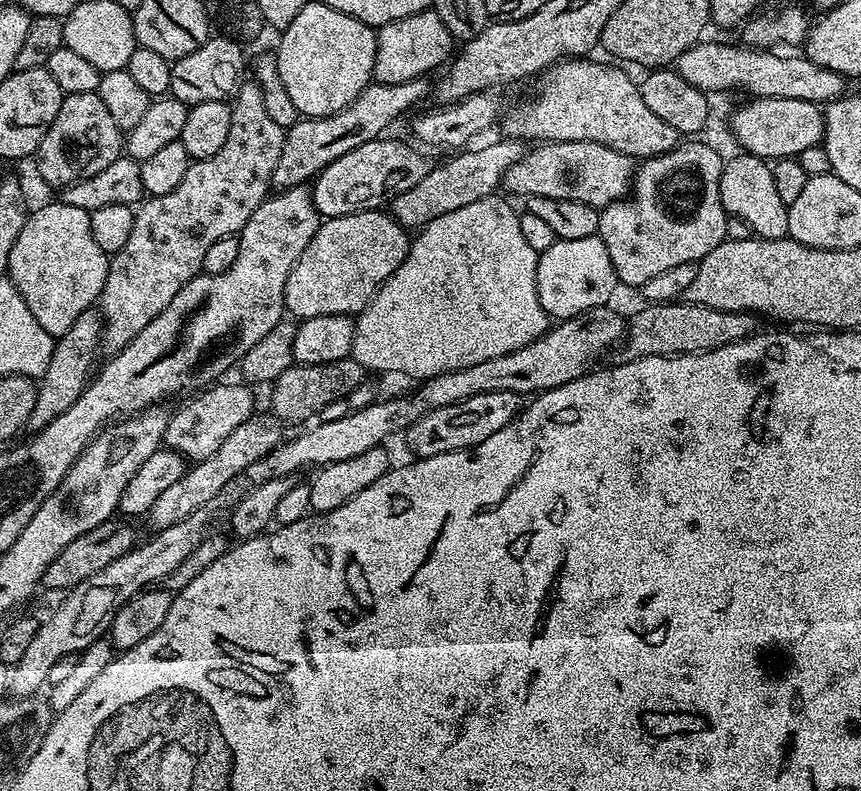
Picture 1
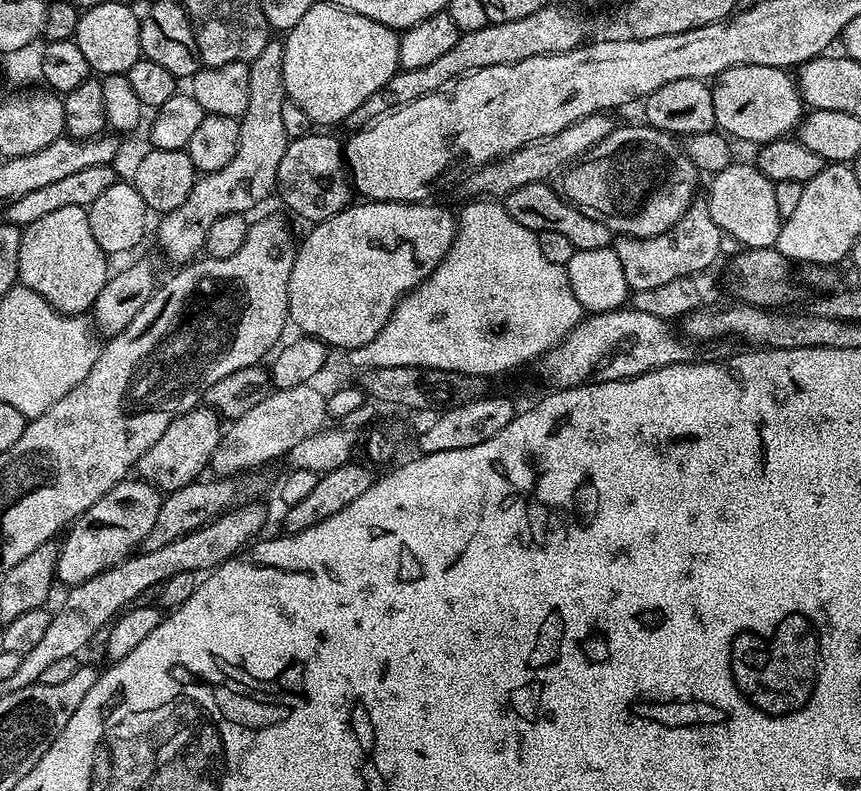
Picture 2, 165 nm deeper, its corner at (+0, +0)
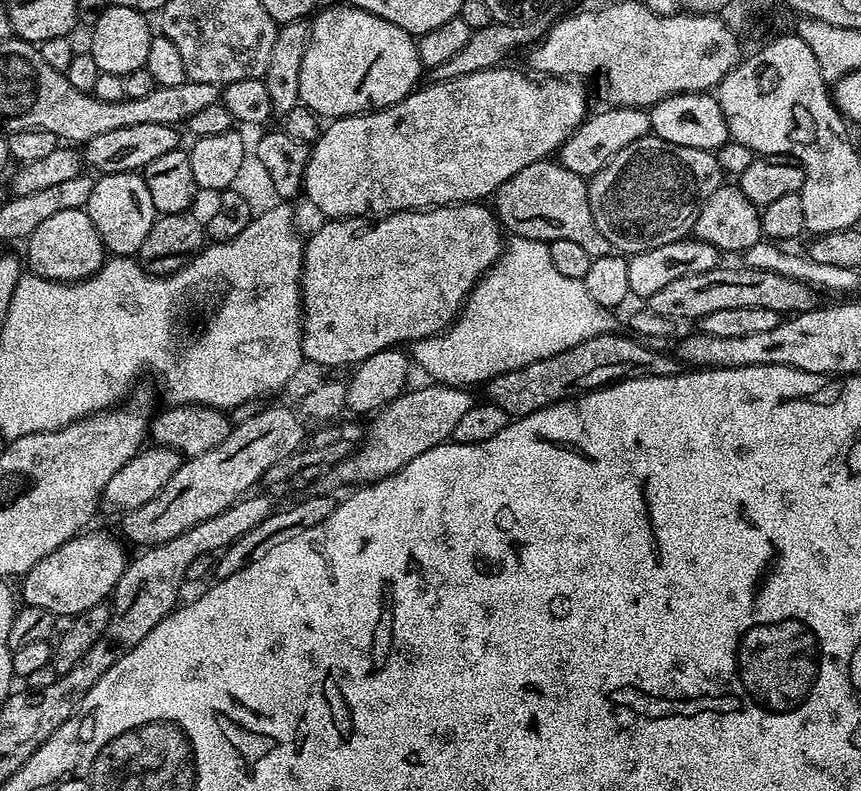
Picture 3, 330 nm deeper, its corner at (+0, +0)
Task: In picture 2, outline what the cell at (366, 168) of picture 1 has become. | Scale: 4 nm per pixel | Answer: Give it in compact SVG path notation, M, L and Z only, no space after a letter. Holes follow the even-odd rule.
M316 135L289 139L286 154L282 154L282 162L278 162L275 191L278 196L280 192L281 202L294 215L312 224L321 224L326 218L347 208L354 192L350 187L341 141L336 141L332 136Z

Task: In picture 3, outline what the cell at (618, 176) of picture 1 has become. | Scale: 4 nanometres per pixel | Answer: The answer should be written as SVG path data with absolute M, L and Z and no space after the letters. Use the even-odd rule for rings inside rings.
M649 134L638 138L638 142L630 142L630 146L622 146L622 150L618 150L618 154L614 154L614 158L610 158L610 162L606 162L606 166L602 166L602 170L598 170L598 174L587 177L587 181L590 214L594 214L594 226L598 226L598 230L602 230L606 242L610 242L617 253L631 254L645 252L651 248L666 246L675 240L685 239L695 229L698 214L702 210L704 203L710 198L710 194L714 194L714 190L720 188L722 173L720 163L716 161L713 153L706 150L690 150L690 146L674 146L674 142L666 142L662 138Z

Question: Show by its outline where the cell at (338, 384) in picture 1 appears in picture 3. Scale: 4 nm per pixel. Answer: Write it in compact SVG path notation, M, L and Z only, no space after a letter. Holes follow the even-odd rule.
M607 332L594 338L586 338L586 342L578 342L578 346L562 350L562 354L554 354L550 358L530 362L518 370L498 374L493 380L487 381L487 403L498 406L509 417L519 418L534 414L551 404L583 396L586 392L595 392L598 388L606 388L609 384L618 384L622 380L680 375L682 364L675 355L667 356L656 349L659 347L649 346L631 335L620 335Z

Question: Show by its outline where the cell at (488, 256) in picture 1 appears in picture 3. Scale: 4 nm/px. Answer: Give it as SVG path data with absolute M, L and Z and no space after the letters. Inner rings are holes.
M512 236L492 263L492 268L472 287L459 316L437 336L415 341L410 348L410 360L441 385L483 385L503 372L518 370L535 360L562 354L562 350L570 350L570 346L578 346L578 342L586 342L586 338L616 332L616 315L613 309L600 308L598 302L590 298L590 290L586 290L584 281L558 274L545 241Z

